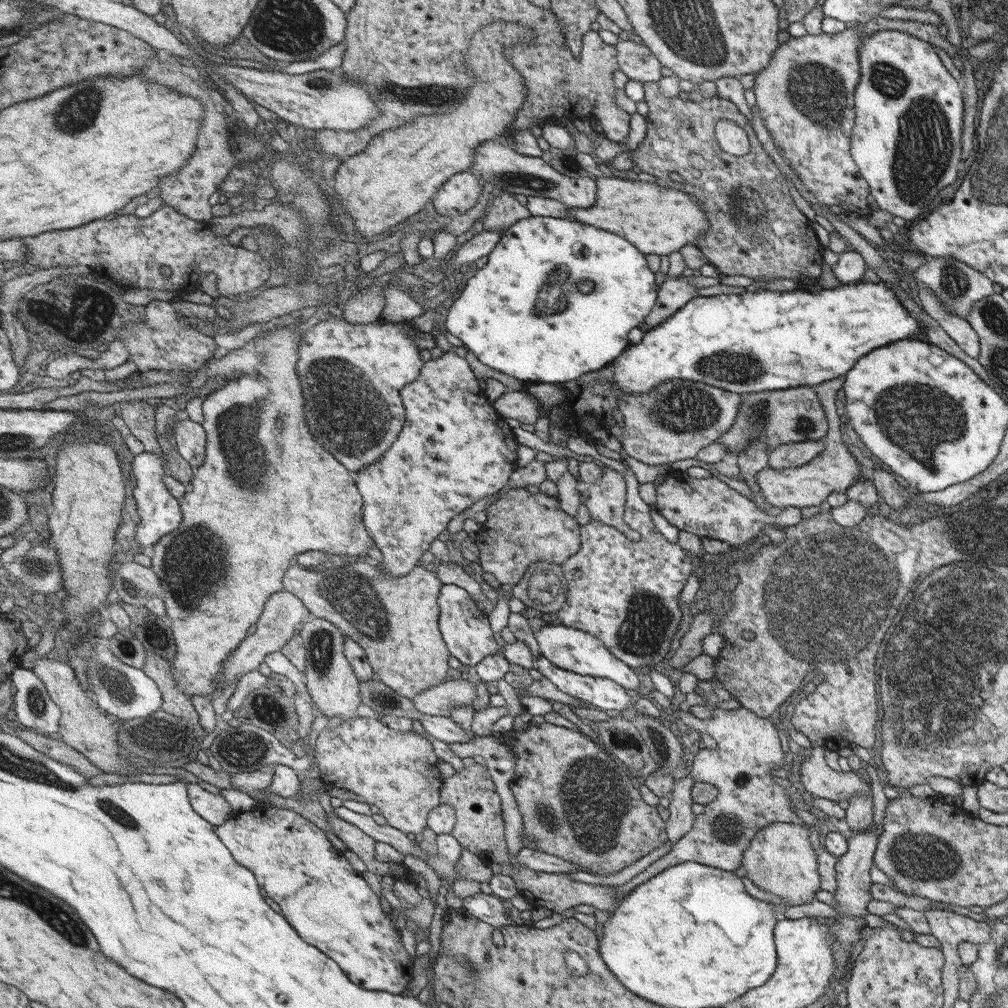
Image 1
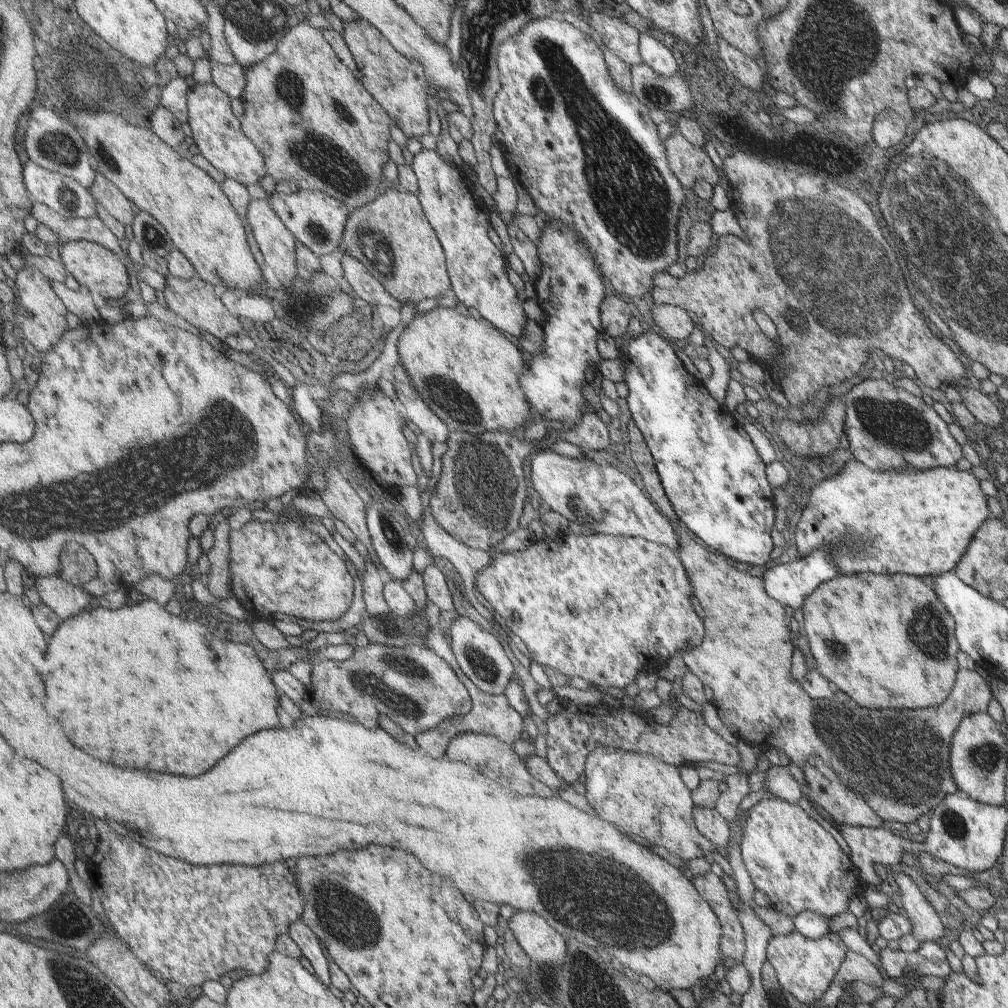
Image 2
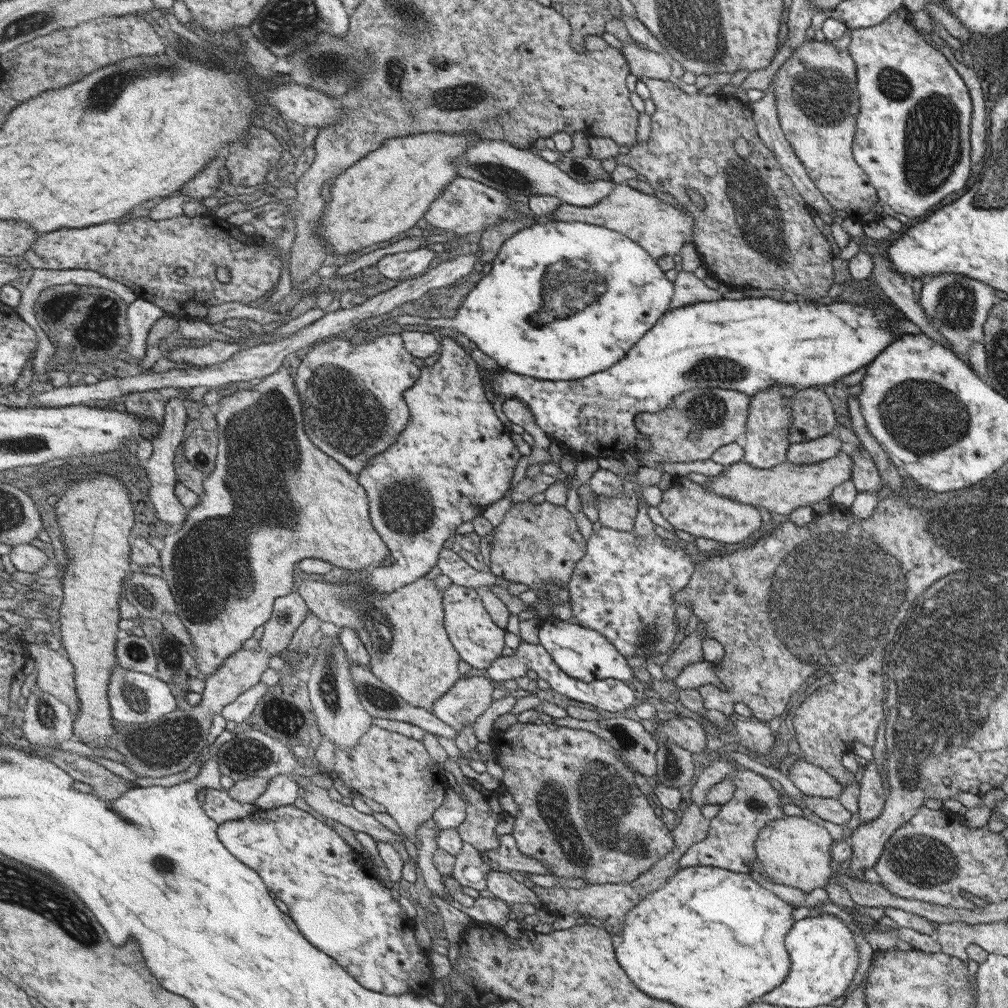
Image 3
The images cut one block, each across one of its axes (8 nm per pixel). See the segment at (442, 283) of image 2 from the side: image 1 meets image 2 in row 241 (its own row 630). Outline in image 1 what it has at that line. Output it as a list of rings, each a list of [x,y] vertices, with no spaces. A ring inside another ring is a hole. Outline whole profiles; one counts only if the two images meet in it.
[[[359,559],[351,564],[335,569],[307,570],[297,561],[292,562],[287,575],[283,577],[284,590],[295,593],[309,608],[314,616],[335,624],[347,638],[359,644],[365,652],[367,662],[375,670],[374,679],[385,684],[399,696],[411,699],[421,690],[436,686],[447,672],[447,648],[439,638],[437,620],[439,614],[436,602],[439,592],[439,580],[429,570],[423,570],[419,564],[411,568],[407,575],[387,575],[381,569]]]

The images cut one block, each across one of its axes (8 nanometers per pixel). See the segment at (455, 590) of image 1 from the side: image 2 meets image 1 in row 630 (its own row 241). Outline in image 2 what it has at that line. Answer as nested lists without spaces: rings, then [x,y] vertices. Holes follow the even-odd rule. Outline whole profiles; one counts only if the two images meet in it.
[[[421,148],[412,156],[411,170],[417,178],[418,191],[415,196],[423,216],[441,242],[441,250],[446,252],[451,290],[465,308],[474,308],[492,326],[516,339],[521,338],[527,318],[513,286],[507,282],[504,256],[487,236],[487,212],[481,208],[484,204],[475,198],[472,184],[465,180],[465,176],[451,164],[445,164],[435,152],[427,152],[430,149]]]

